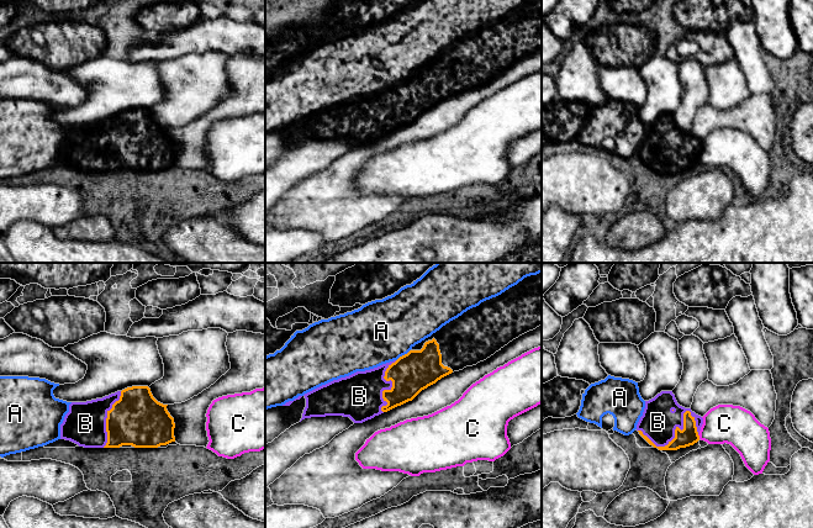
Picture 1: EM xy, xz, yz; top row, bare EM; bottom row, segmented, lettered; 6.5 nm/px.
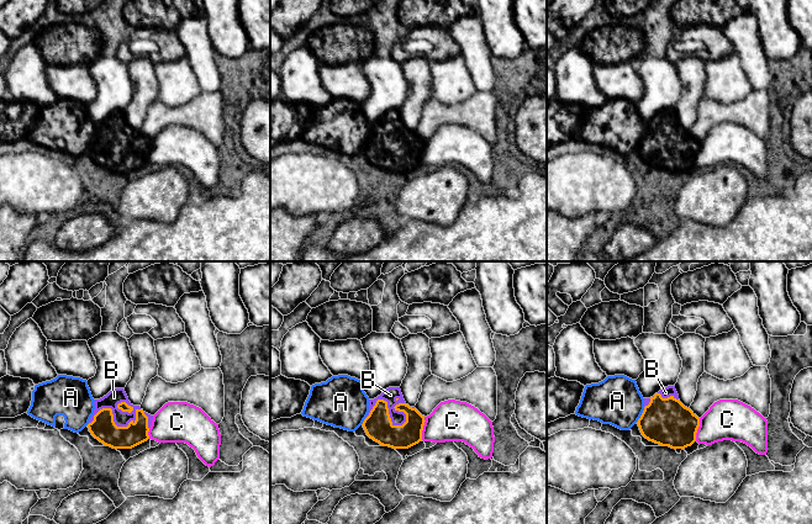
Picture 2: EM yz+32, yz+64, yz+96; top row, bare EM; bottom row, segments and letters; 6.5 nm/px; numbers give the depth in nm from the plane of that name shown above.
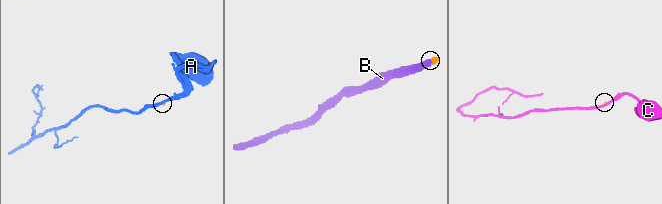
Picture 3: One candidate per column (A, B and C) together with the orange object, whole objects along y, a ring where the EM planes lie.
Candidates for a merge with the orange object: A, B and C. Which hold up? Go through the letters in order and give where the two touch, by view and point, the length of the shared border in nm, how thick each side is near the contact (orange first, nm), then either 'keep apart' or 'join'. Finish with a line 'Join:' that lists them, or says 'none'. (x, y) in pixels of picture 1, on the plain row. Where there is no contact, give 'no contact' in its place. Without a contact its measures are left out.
A: contact xz (402, 79); length 120 nm; calibres 260 and 420 nm; keep apart
B: contact yz (677, 151); length 400 nm; calibres 120 and 220 nm; join
C: contact yz (698, 160); length 40 nm; calibres 120 and 260 nm; keep apart
Join: B

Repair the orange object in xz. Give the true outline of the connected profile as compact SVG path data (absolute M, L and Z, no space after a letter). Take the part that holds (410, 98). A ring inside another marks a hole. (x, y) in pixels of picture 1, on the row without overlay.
M527 0L501 19L481 26L443 49L397 84L357 95L305 117L302 143L343 139L363 147L412 125L422 113L442 101L476 89L501 74L513 63L542 49L542 0Z

